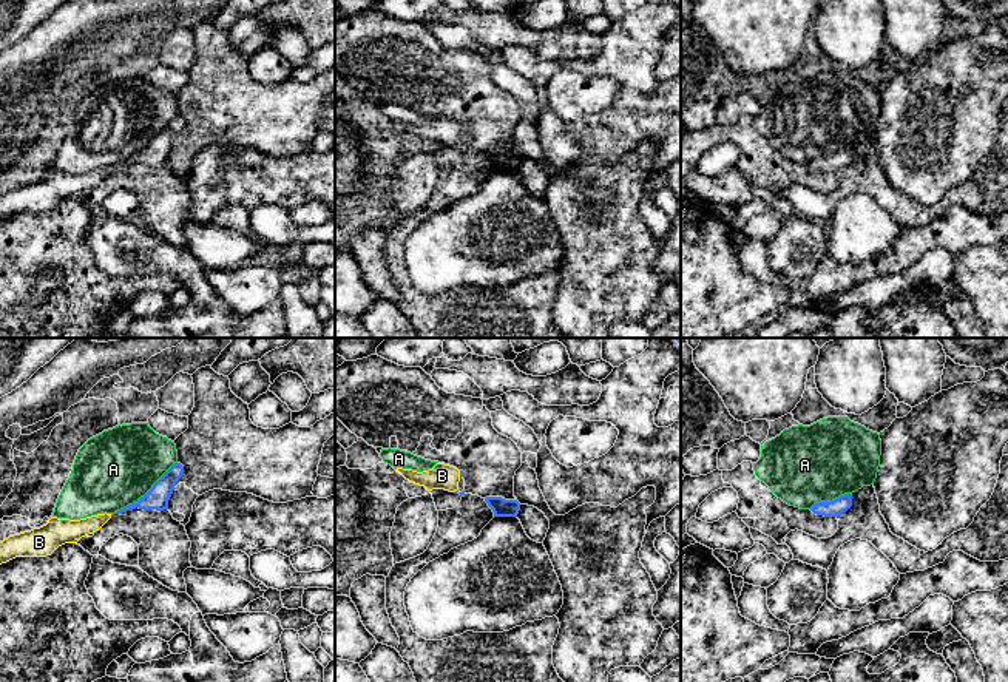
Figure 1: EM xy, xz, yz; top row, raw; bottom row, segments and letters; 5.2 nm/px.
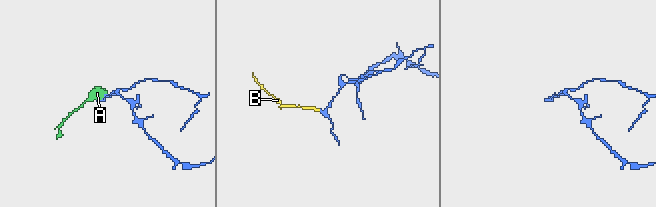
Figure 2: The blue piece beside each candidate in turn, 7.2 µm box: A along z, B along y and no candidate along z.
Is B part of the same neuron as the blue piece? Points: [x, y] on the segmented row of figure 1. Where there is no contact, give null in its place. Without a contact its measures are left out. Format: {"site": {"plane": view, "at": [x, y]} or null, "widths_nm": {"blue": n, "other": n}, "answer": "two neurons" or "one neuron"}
{"site": {"plane": "xz", "at": [460, 474]}, "widths_nm": {"blue": 30, "other": 130}, "answer": "one neuron"}

